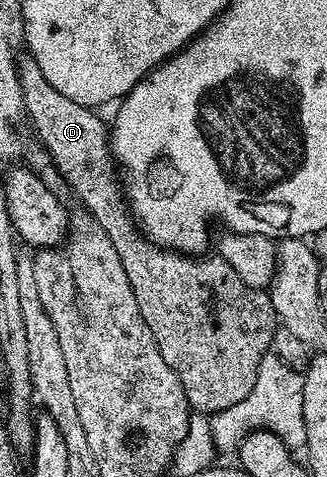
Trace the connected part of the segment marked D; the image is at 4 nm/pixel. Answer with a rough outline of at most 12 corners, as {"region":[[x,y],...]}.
{"region":[[17,70],[38,142],[115,243],[193,413],[251,395],[279,333],[219,255],[138,229],[100,112]]}

